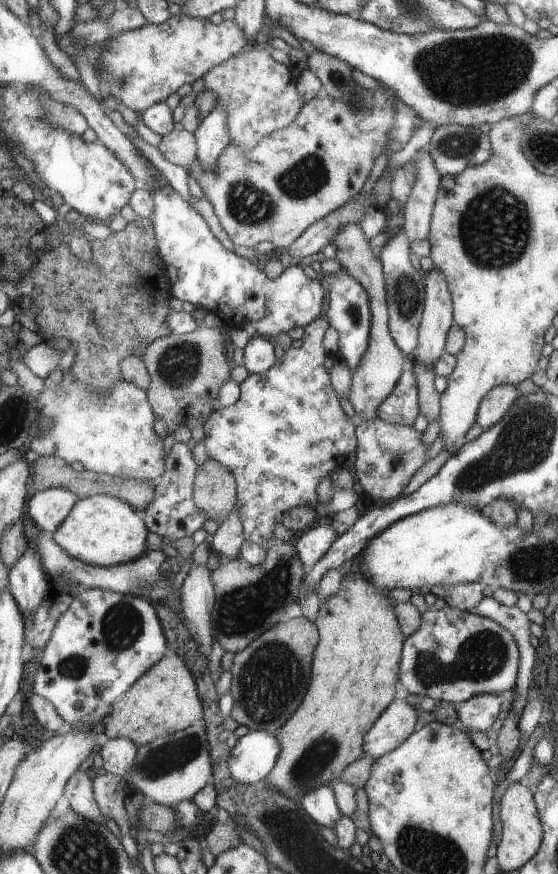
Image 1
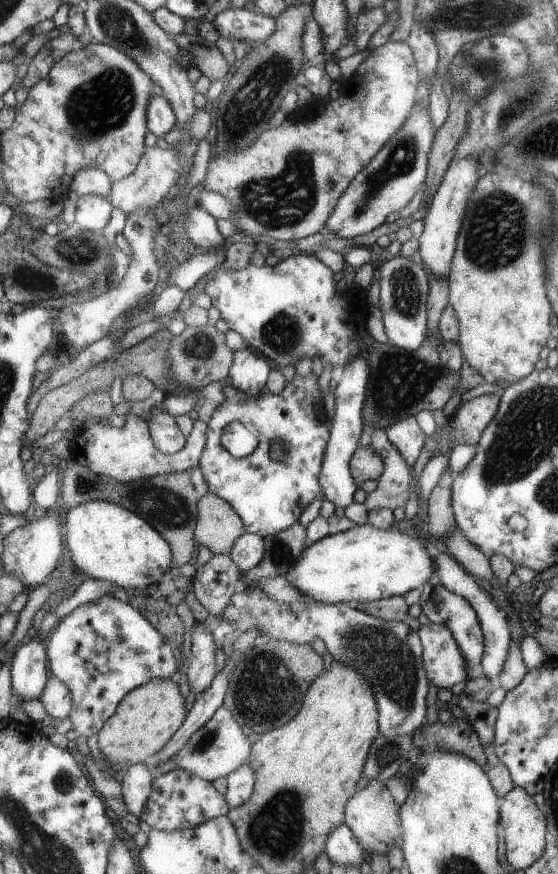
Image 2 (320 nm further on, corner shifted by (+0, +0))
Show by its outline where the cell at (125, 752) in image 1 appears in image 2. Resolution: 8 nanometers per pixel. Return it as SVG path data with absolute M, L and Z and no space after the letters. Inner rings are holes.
M144 763L128 766L121 783L129 814L140 819L151 796L155 776Z

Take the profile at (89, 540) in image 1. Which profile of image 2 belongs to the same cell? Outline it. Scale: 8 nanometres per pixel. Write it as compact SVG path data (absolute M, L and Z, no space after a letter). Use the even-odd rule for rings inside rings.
M97 499L71 508L66 517L66 540L76 567L94 578L109 580L123 588L142 589L158 585L172 566L173 551L169 541L143 515L113 501Z

